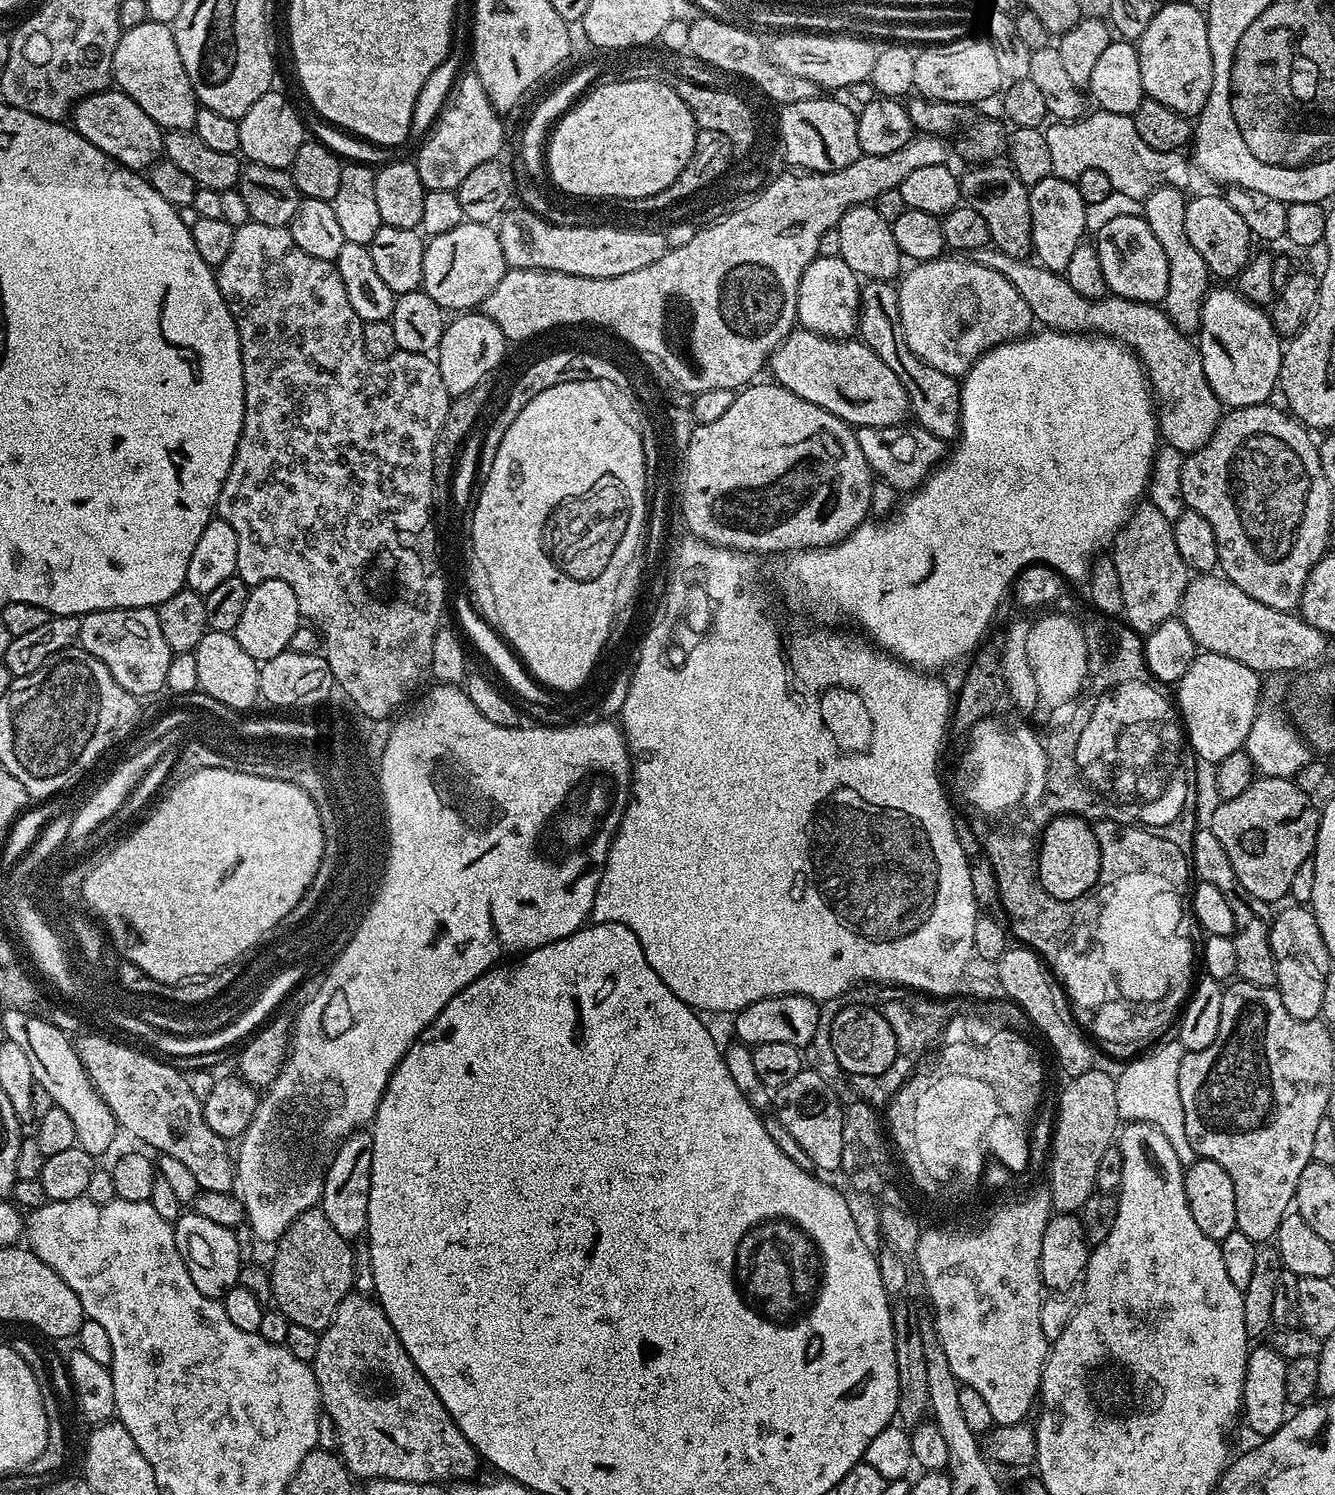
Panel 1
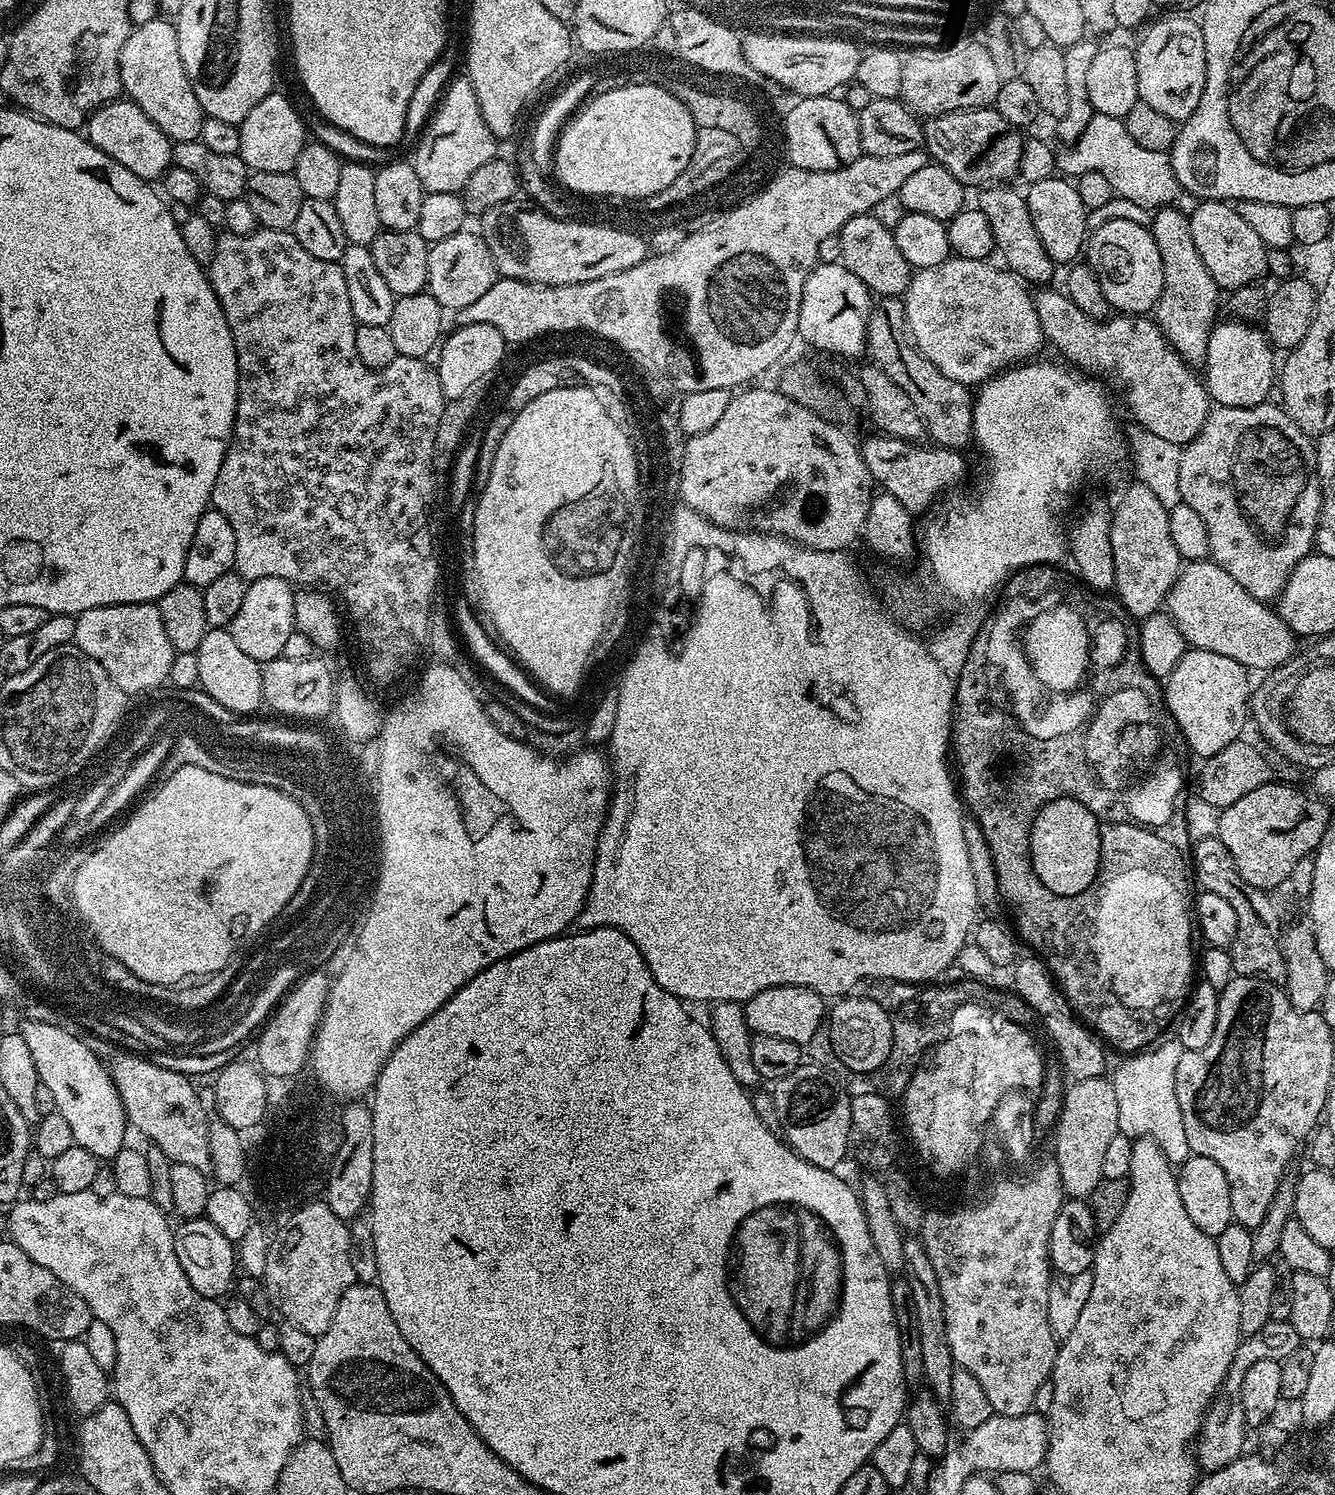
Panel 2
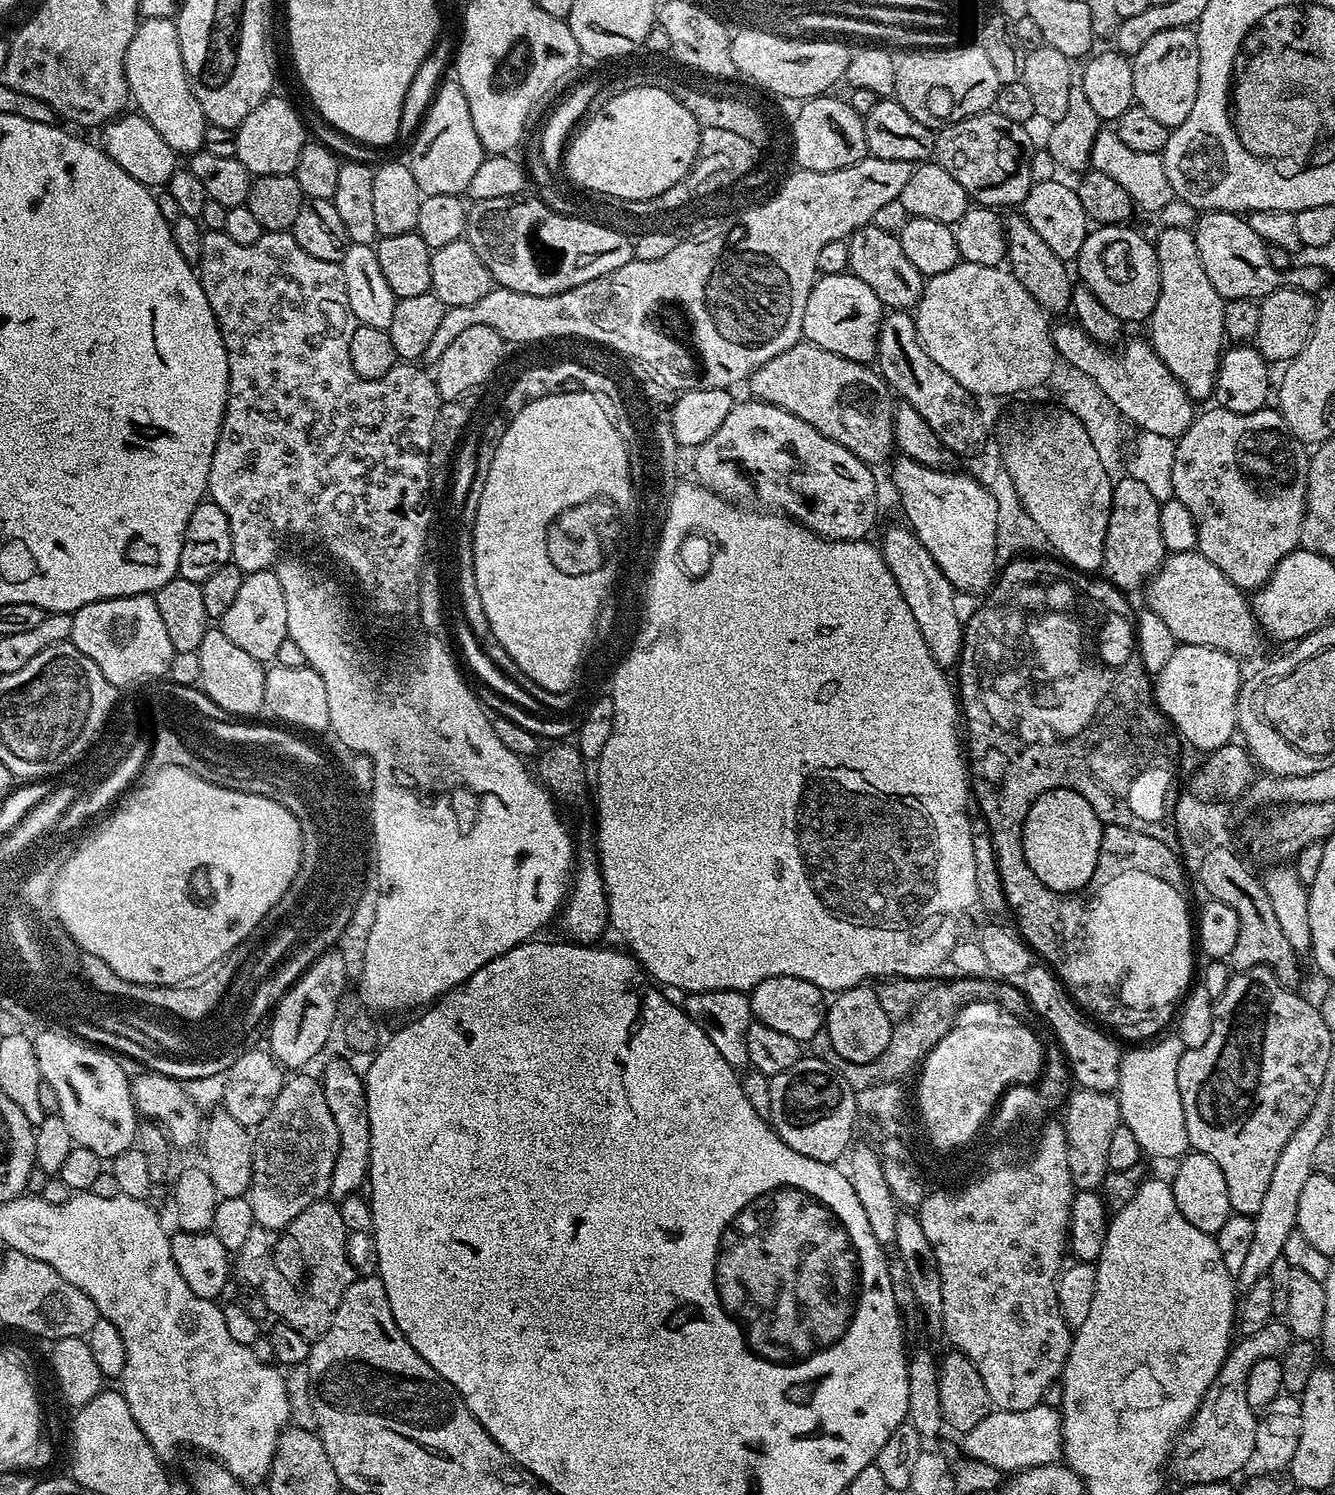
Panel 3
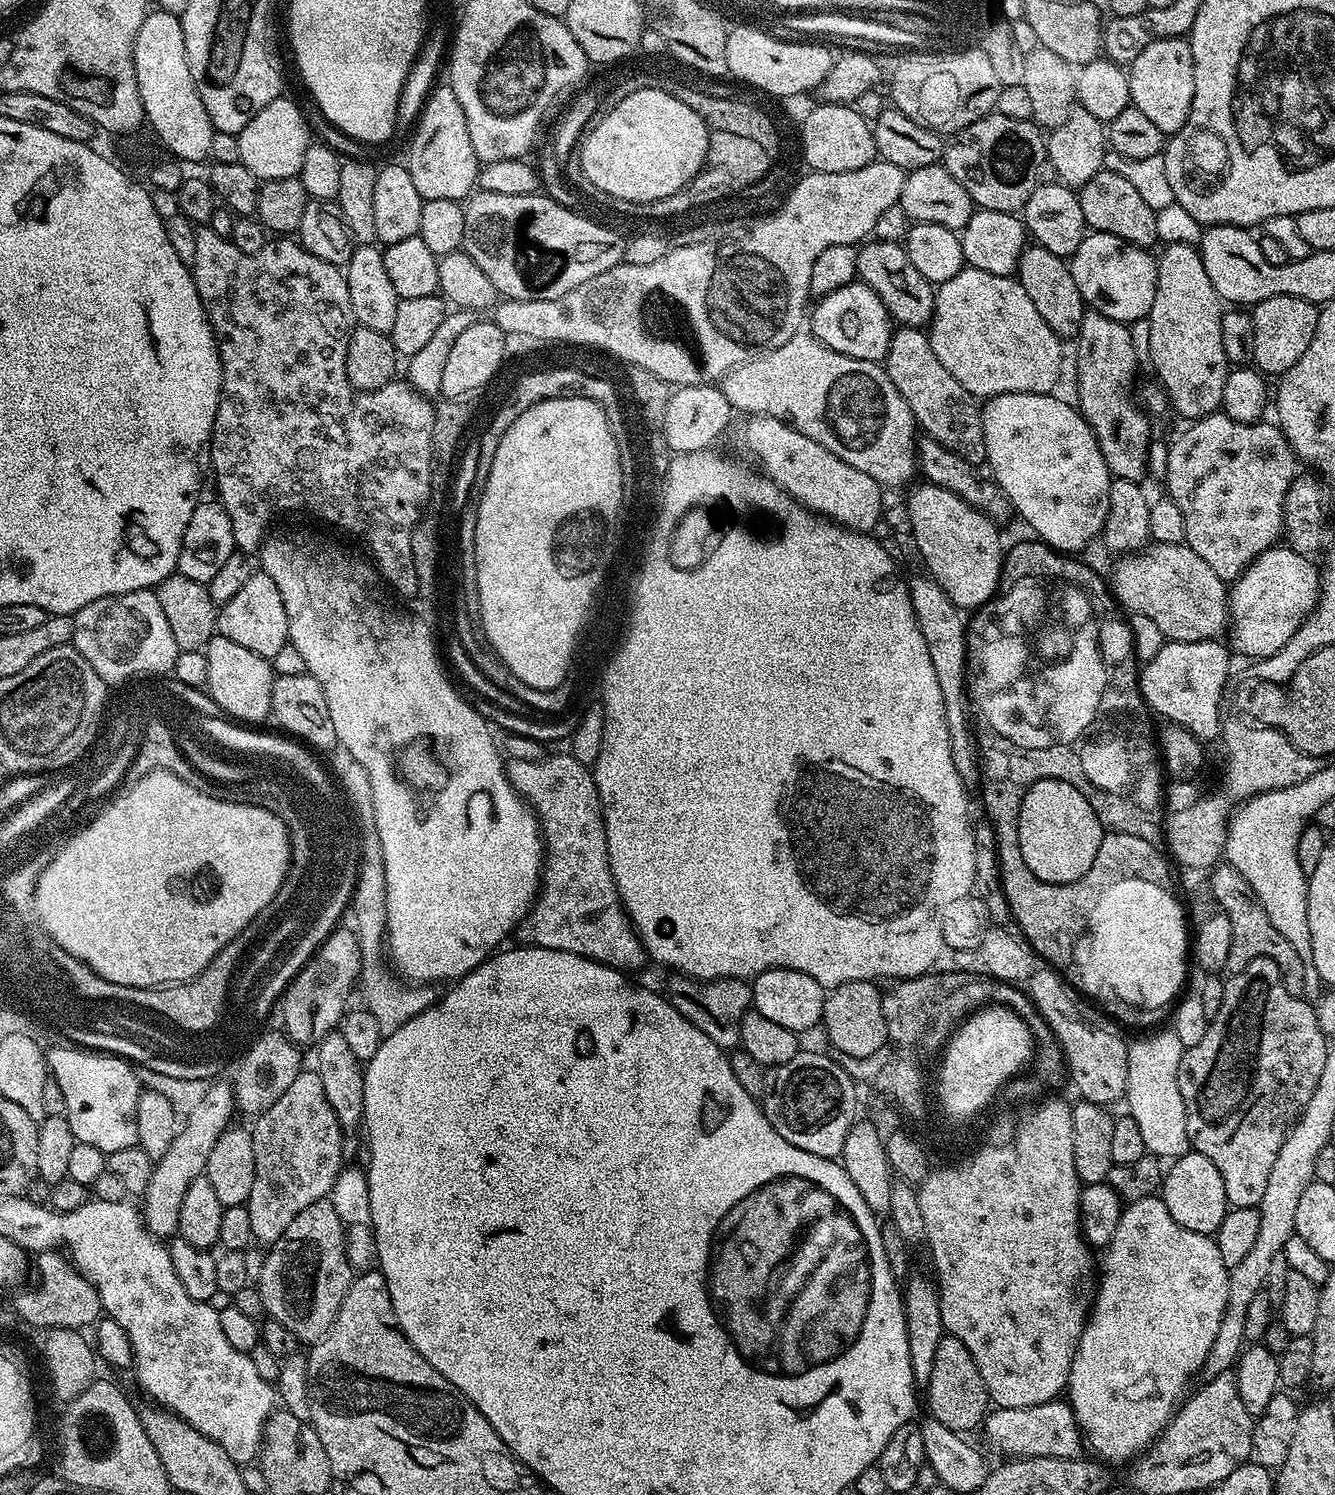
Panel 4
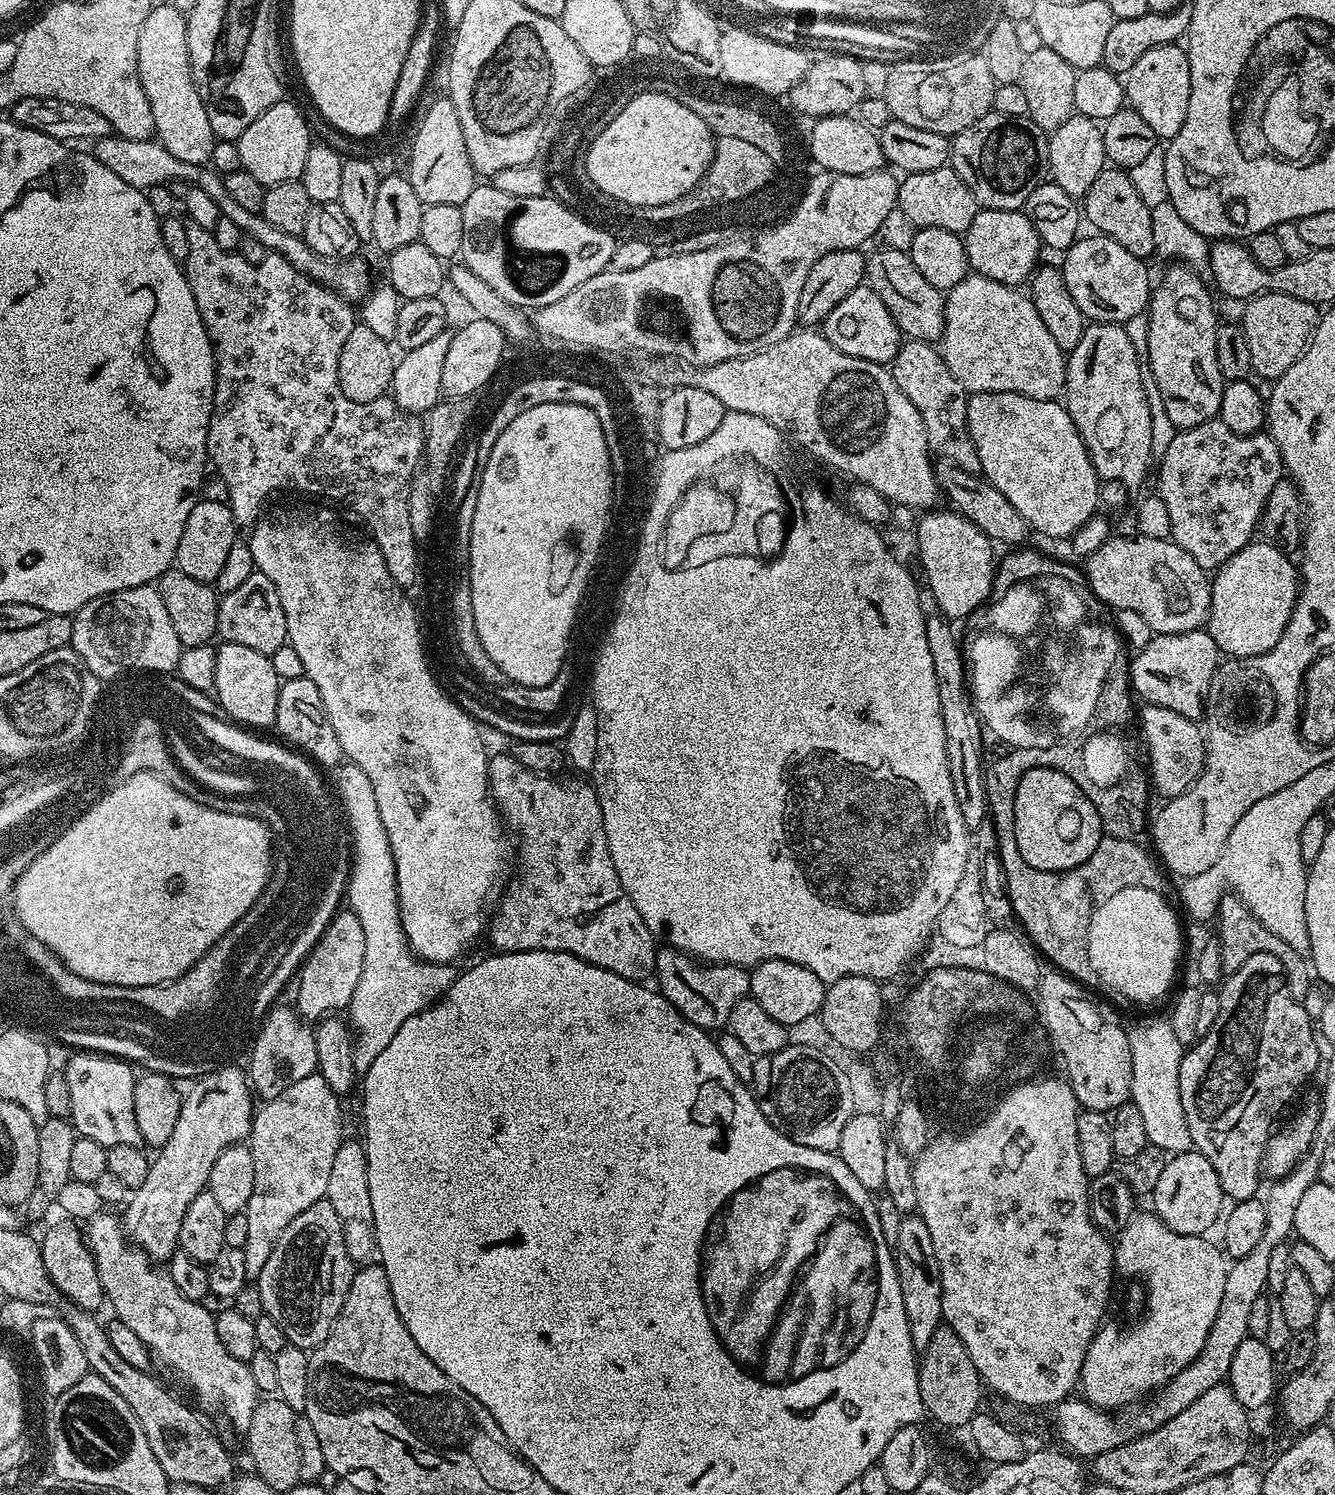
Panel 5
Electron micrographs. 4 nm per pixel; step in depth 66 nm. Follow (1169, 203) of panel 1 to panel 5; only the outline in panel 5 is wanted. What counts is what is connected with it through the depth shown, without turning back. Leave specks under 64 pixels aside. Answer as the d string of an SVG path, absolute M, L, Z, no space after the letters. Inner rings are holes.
M1183 262L1167 265L1148 302L1147 371L1154 374L1166 418L1177 430L1202 426L1220 414L1225 378L1218 370L1216 308L1195 267Z

